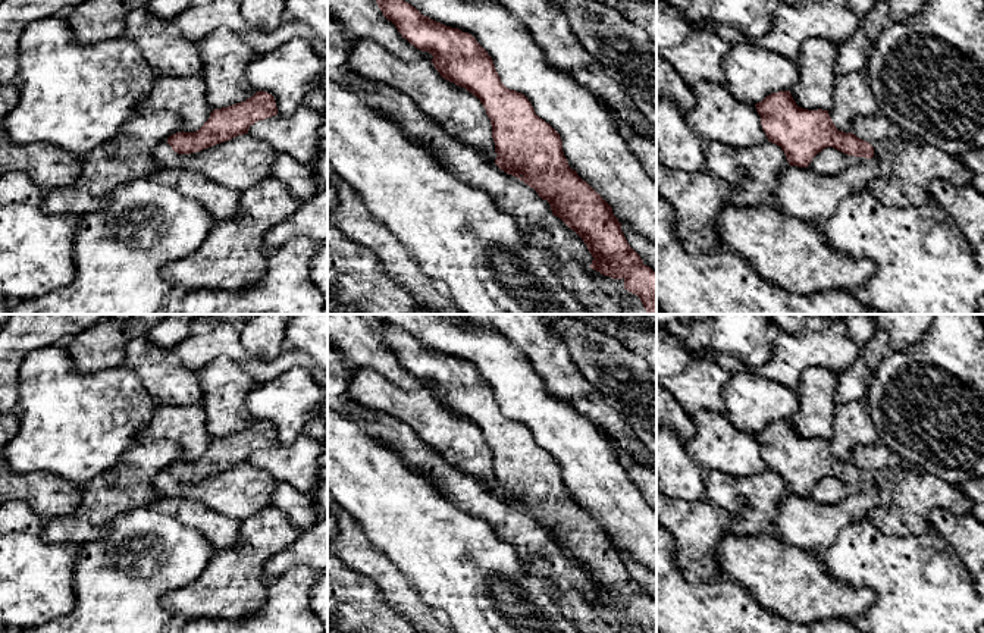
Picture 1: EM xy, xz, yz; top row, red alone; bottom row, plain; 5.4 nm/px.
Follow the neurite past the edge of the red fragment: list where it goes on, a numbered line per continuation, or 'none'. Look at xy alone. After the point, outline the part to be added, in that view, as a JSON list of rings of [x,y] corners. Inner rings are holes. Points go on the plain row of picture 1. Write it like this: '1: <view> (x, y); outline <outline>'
none

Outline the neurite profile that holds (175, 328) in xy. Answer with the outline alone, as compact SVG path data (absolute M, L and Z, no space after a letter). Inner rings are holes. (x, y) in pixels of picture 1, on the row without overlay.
M169 314L163 322L148 330L144 338L156 347L172 350L192 333L191 325L203 314Z

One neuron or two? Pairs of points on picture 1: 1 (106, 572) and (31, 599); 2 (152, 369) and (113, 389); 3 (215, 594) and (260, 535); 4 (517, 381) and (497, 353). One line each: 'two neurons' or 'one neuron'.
1: two neurons
2: two neurons
3: one neuron
4: one neuron

